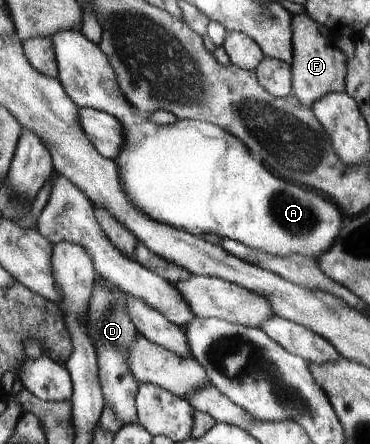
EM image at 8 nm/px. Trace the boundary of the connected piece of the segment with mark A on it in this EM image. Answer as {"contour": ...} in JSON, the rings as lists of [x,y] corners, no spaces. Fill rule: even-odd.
{"contour":[[[61,31],[51,37],[51,40],[58,61],[57,79],[65,86],[71,100],[79,108],[87,107],[111,113],[125,126],[125,146],[114,164],[118,165],[127,194],[148,217],[195,235],[214,234],[239,240],[270,255],[300,254],[317,259],[335,244],[345,223],[329,198],[325,200],[313,189],[307,190],[307,187],[301,188],[301,185],[295,186],[291,182],[279,180],[279,177],[275,178],[271,171],[267,172],[261,162],[257,162],[249,154],[250,149],[242,140],[218,125],[195,119],[177,119],[170,125],[152,121],[147,113],[131,104],[119,88],[117,73],[107,60],[106,53],[81,31]]]}

